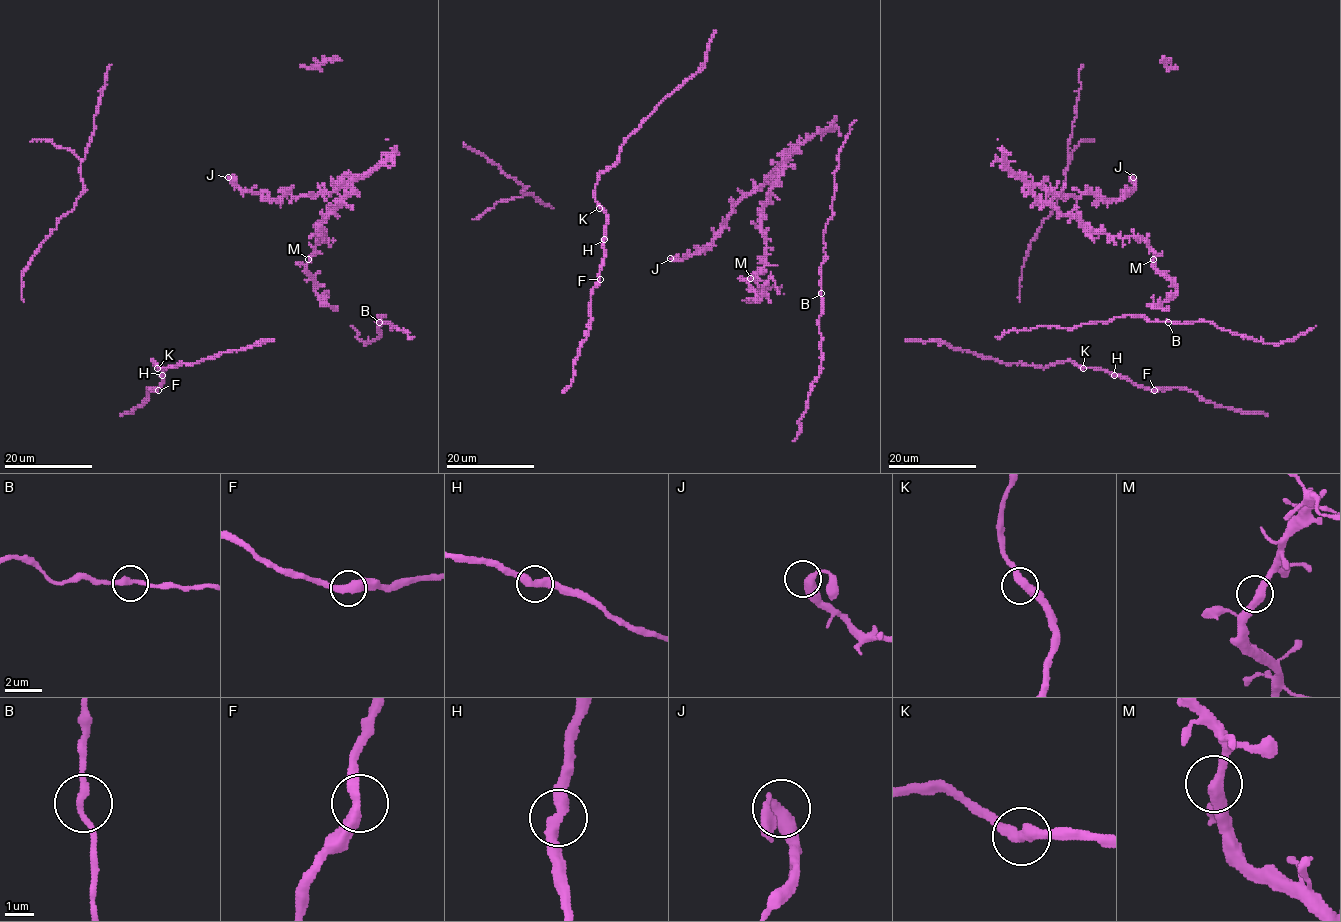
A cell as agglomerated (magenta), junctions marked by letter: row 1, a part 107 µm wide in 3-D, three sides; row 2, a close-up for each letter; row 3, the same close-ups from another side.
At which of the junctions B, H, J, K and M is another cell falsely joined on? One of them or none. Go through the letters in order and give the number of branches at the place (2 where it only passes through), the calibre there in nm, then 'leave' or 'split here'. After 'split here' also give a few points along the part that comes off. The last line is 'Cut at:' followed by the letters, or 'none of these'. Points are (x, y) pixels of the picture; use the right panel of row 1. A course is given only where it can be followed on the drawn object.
B: 2 | 260 nm | leave
H: 2 | 420 nm | split here | (1114, 375), (1148, 389), (1189, 389), (1216, 405), (1239, 412), (1267, 414)
J: 2 | 400 nm | leave
K: 2 | 360 nm | leave
M: 2 | 400 nm | leave
Cut at: H

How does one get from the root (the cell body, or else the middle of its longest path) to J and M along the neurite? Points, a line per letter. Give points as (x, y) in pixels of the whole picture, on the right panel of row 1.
J: (1165, 309), (1152, 307), (1176, 287), (1143, 240), (1092, 233), (1033, 190), (1120, 199), (1133, 177)
M: (1165, 309), (1152, 307), (1168, 301), (1175, 294), (1176, 287), (1157, 270), (1153, 259)

